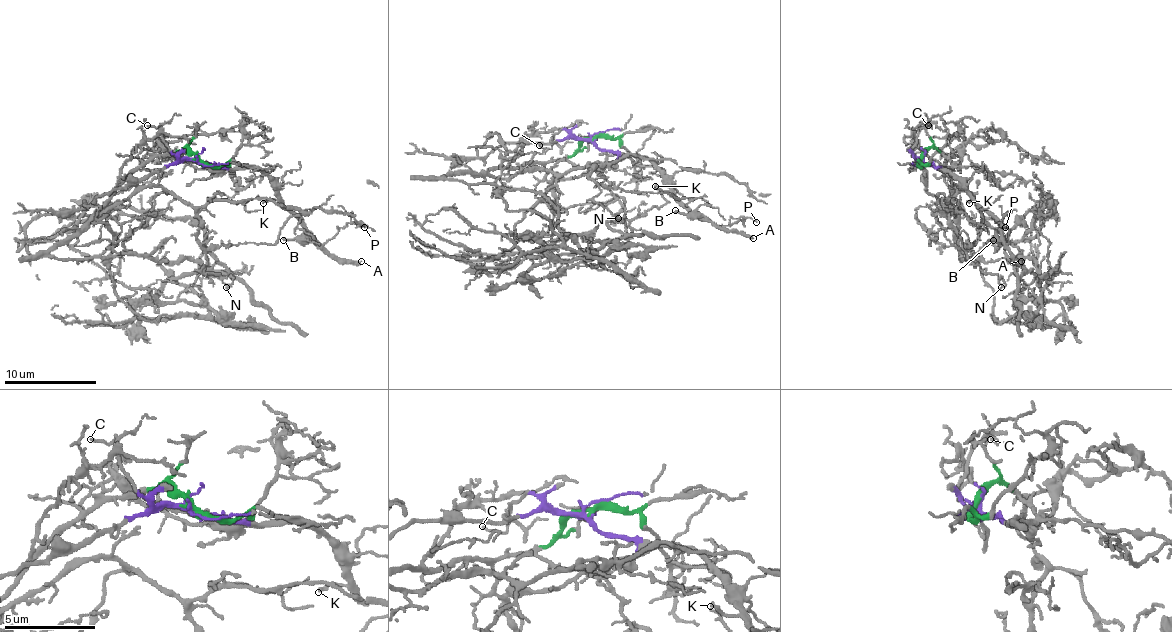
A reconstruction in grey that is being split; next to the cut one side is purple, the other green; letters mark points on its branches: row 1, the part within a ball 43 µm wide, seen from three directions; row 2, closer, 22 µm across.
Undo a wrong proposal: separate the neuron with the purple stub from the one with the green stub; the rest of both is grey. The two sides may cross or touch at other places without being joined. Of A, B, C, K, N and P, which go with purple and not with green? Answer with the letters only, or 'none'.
A, B, C, K, P

